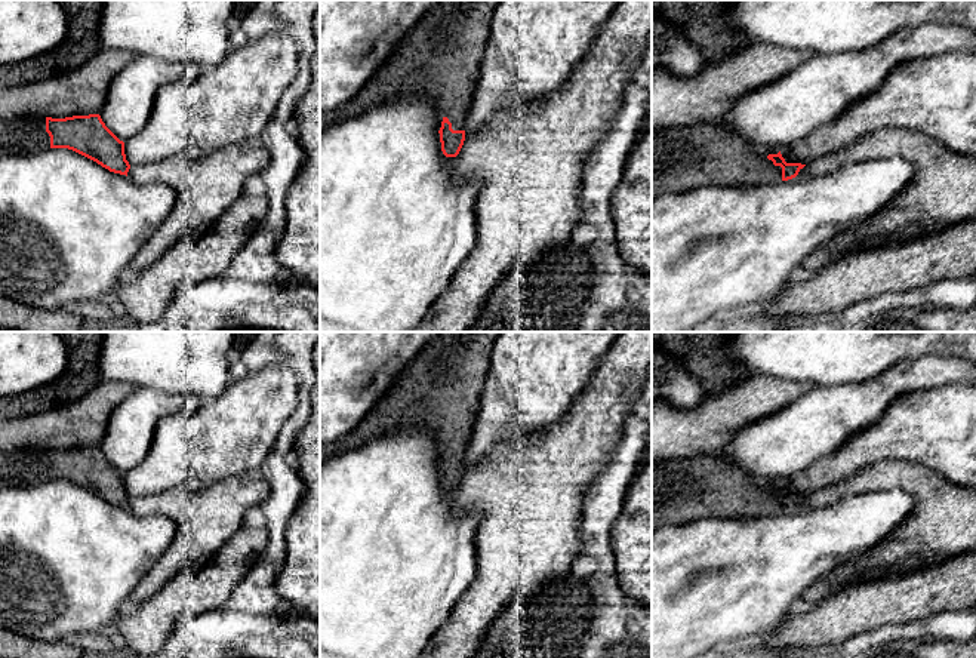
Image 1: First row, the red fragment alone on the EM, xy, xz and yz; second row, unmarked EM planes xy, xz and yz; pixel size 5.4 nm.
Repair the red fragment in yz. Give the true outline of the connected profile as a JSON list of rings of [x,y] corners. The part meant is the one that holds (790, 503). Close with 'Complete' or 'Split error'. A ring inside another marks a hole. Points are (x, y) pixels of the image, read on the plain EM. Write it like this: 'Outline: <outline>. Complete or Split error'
Outline: [[[720,455],[652,461],[652,532],[701,519],[755,519],[792,511],[806,496],[786,495],[779,480],[757,483]]]. Split error

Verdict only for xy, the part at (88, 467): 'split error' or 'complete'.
split error

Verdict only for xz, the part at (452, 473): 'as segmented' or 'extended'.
extended

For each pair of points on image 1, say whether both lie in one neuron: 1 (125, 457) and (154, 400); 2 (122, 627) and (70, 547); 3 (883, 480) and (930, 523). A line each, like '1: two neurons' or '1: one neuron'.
1: one neuron
2: two neurons
3: one neuron

